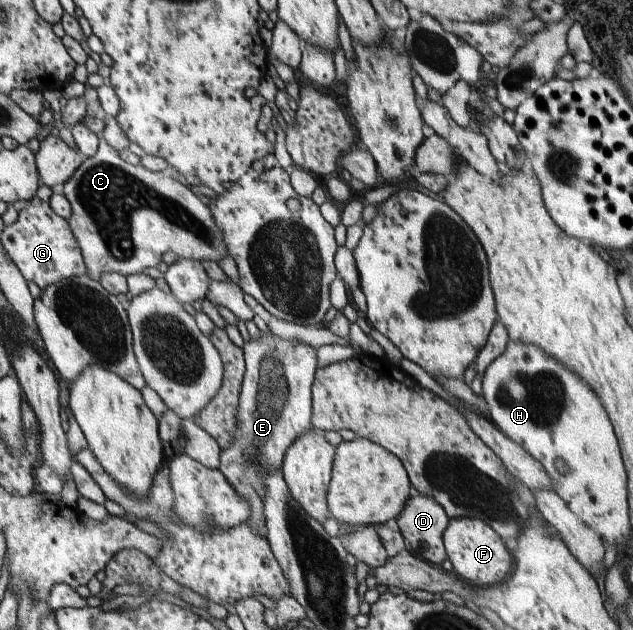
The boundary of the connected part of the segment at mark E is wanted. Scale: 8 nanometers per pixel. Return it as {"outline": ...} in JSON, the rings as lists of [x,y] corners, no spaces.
{"outline":[[[260,331],[258,338],[250,339],[242,348],[244,371],[236,436],[234,443],[222,450],[218,468],[249,503],[250,518],[247,523],[265,535],[261,477],[267,469],[281,469],[287,447],[300,434],[313,429],[310,418],[317,356],[316,349],[308,343]]]}

